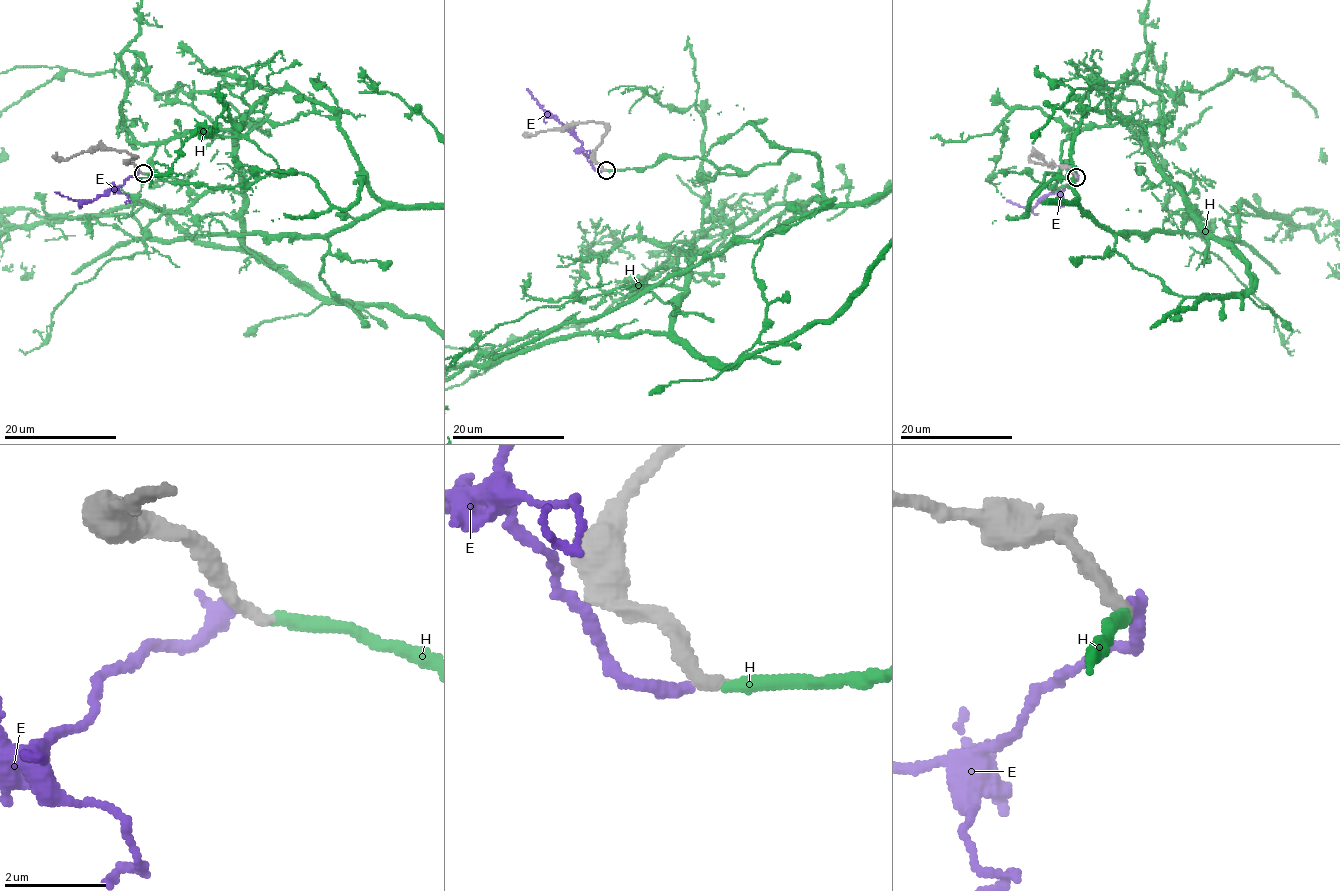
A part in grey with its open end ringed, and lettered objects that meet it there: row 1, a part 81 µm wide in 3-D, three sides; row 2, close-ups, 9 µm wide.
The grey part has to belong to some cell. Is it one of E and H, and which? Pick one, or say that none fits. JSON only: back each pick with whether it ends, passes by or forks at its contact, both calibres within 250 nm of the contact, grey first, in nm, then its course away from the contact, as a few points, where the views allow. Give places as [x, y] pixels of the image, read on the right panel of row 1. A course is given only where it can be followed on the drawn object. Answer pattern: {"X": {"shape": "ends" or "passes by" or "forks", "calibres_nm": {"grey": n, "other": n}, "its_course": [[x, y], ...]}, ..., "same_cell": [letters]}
{"H": {"shape": "ends", "calibres_nm": {"grey": 280, "other": 280}}, "same_cell": ["H"]}

